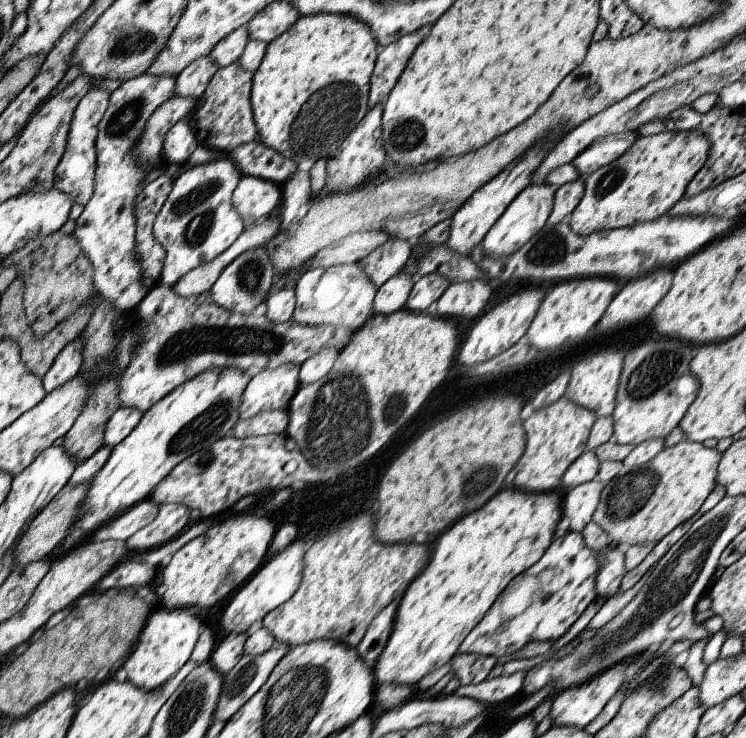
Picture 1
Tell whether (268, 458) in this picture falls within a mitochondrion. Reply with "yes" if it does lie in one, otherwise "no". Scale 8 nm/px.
no

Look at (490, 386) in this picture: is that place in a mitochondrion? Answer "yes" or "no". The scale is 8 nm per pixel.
no

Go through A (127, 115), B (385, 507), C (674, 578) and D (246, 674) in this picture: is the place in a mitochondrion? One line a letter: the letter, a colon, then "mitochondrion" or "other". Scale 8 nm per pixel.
A: mitochondrion
B: other
C: mitochondrion
D: mitochondrion

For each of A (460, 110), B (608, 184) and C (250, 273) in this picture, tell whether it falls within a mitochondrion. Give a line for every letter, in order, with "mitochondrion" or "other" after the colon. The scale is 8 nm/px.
A: other
B: mitochondrion
C: mitochondrion

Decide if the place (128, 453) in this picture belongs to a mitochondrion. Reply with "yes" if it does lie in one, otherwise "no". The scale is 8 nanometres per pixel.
no

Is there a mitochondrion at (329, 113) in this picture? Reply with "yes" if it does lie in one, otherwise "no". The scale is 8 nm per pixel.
yes

